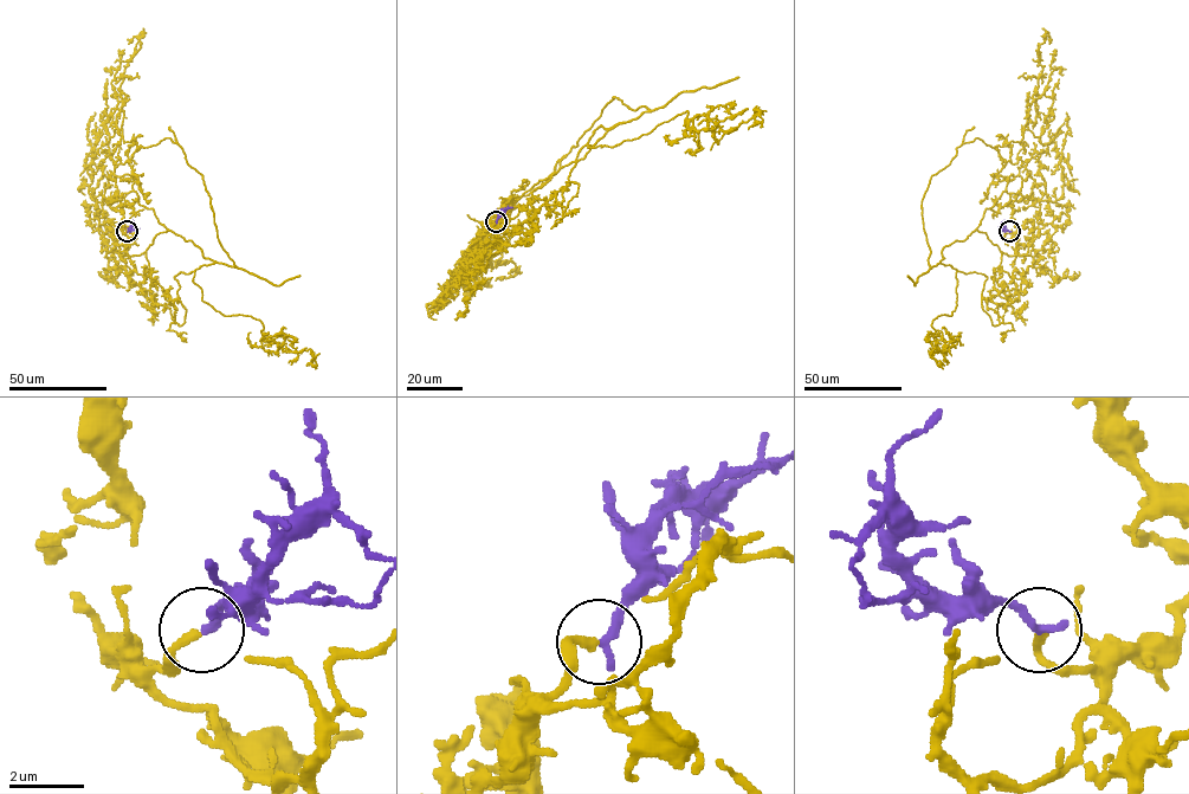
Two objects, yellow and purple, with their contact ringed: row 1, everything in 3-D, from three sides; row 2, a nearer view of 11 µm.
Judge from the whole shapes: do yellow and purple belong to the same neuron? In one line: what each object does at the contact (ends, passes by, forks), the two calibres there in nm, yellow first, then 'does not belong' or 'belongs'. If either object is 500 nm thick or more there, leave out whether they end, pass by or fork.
yellow ends | purple ends | 220/280 nm | belongs

